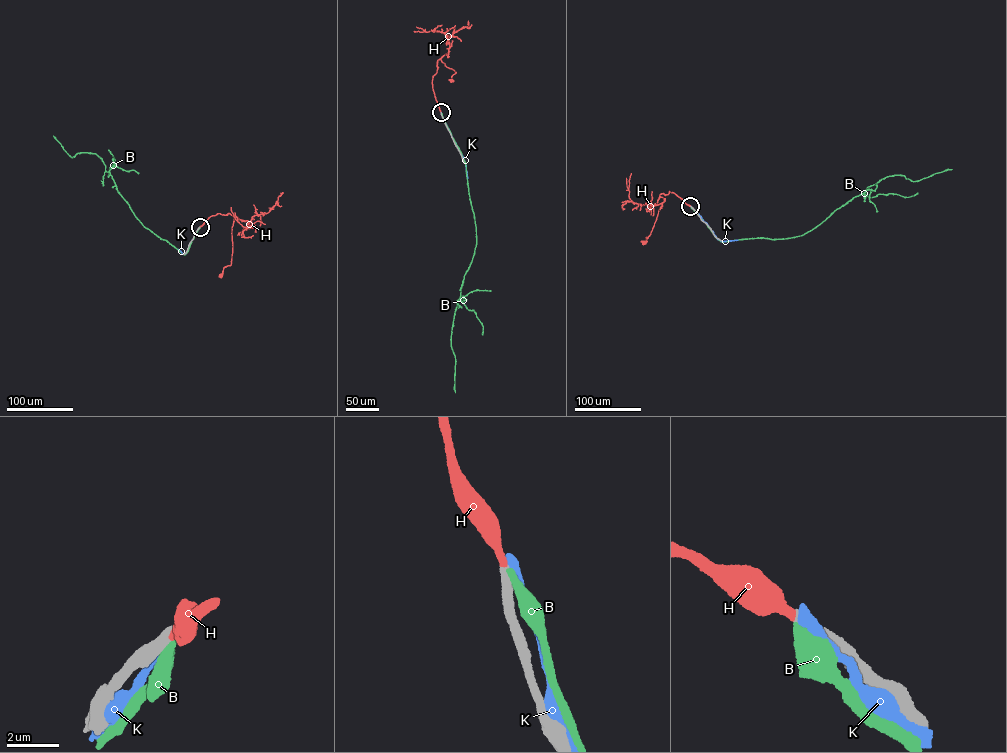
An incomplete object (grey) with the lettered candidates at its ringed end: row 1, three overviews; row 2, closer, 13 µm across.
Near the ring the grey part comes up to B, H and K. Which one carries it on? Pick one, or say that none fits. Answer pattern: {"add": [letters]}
{"add": ["H"]}

